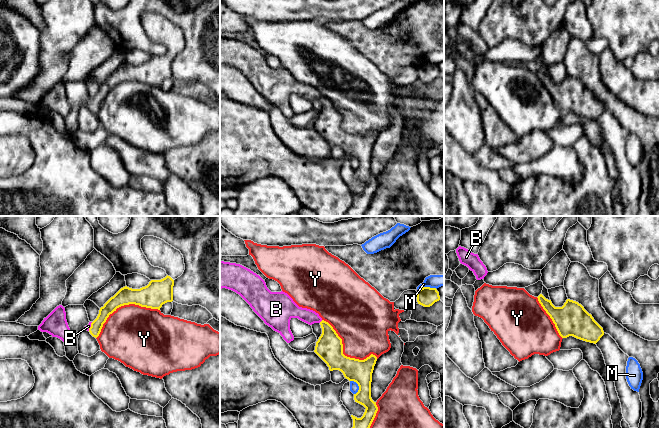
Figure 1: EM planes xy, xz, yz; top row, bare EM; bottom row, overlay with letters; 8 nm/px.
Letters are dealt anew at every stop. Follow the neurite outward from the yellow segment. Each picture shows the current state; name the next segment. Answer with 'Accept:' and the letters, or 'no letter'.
Accept: B

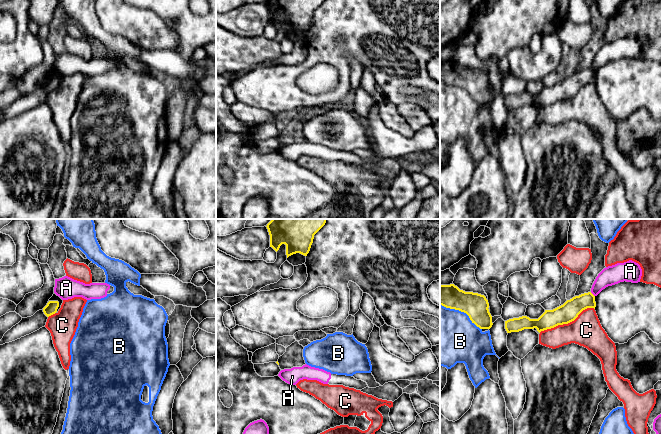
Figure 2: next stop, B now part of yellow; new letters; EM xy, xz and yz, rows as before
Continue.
Accept: no letter

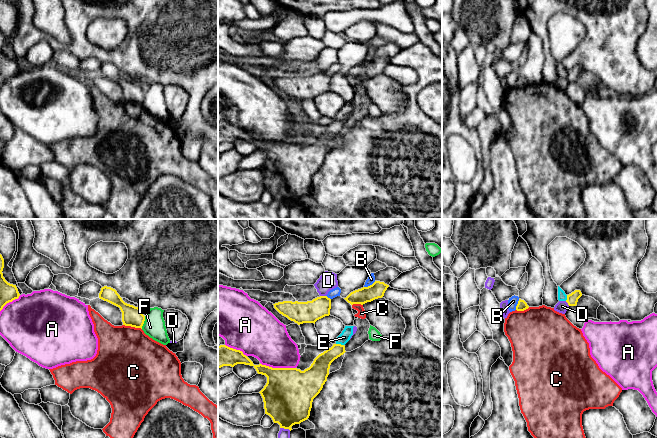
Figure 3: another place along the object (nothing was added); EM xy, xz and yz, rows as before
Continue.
Accept: no letter

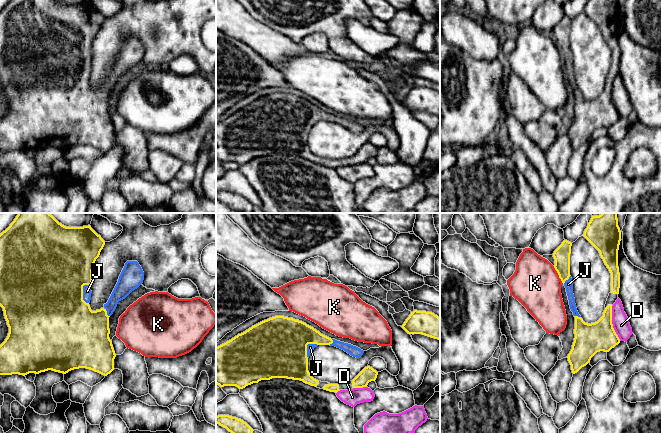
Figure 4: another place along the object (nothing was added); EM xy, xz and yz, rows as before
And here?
Accept: J

